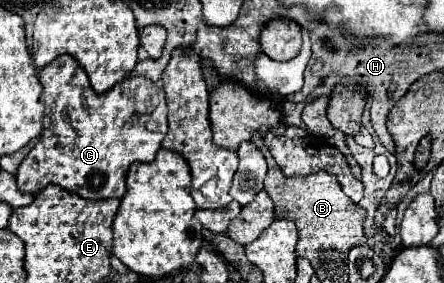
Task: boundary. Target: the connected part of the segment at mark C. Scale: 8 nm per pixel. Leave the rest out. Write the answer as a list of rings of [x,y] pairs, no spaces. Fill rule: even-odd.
[[[64,54],[54,58],[50,64],[46,64],[40,70],[40,84],[44,88],[42,92],[42,104],[44,104],[44,132],[38,140],[38,144],[28,152],[24,162],[20,164],[16,172],[16,182],[22,192],[36,194],[38,190],[46,188],[48,184],[58,184],[70,192],[76,192],[80,198],[86,200],[104,200],[104,198],[122,198],[126,192],[126,172],[132,162],[152,162],[156,152],[160,150],[160,144],[166,136],[168,124],[166,124],[166,100],[164,92],[160,90],[160,104],[150,114],[140,114],[138,122],[132,122],[130,118],[136,114],[134,110],[134,90],[130,88],[130,80],[118,82],[116,88],[104,94],[96,94],[90,90],[90,80],[84,72],[84,68],[78,64],[76,58]]]

